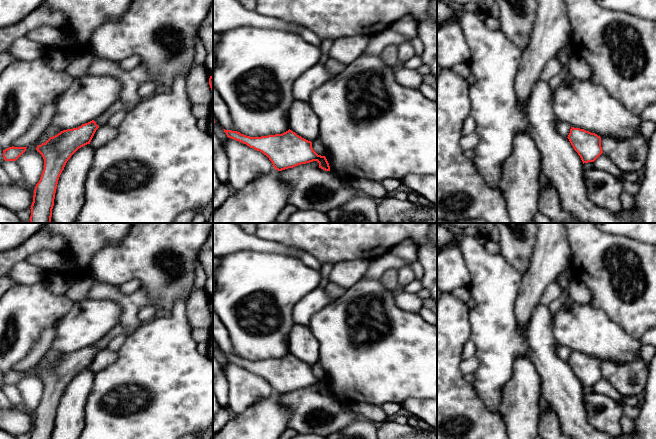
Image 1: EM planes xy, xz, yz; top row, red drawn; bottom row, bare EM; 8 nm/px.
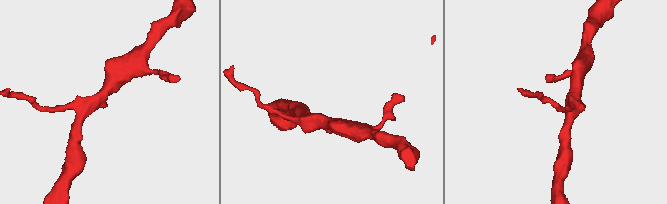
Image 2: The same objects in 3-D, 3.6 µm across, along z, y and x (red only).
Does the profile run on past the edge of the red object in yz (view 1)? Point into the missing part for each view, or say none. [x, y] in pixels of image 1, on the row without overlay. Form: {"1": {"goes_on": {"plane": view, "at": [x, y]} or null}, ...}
{"1": {"goes_on": null}}

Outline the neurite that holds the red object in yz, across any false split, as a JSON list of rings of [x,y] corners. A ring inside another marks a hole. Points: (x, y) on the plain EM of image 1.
[[[571,351],[567,361],[583,388],[594,386],[602,377],[601,361],[584,353]]]

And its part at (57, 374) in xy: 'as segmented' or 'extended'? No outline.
as segmented

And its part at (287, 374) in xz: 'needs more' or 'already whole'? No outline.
already whole

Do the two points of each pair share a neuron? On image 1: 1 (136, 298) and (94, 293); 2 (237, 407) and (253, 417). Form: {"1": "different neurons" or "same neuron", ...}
{"1": "same neuron", "2": "different neurons"}

